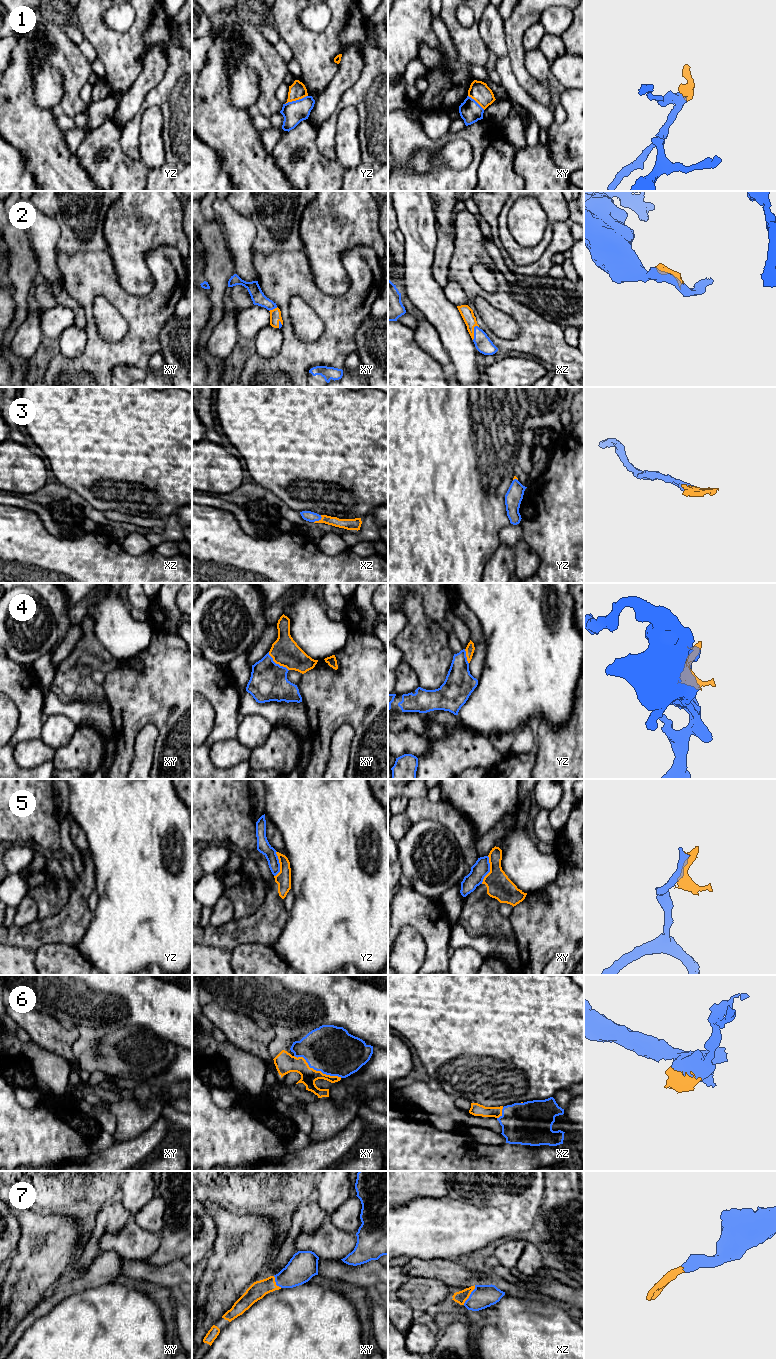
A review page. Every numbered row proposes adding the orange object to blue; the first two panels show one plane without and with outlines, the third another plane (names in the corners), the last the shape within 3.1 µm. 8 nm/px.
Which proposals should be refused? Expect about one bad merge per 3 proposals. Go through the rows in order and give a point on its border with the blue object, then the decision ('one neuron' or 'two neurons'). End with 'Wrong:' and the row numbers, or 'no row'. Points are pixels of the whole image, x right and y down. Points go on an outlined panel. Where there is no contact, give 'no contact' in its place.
1: contact yz (296, 100); two neurons
2: contact xz (474, 332); one neuron
3: contact xz (318, 520); one neuron
4: contact xy (277, 664); one neuron
5: contact xy (489, 870); two neurons
6: contact xy (317, 1070); one neuron
7: contact xz (470, 1295); one neuron
Wrong: 1, 5

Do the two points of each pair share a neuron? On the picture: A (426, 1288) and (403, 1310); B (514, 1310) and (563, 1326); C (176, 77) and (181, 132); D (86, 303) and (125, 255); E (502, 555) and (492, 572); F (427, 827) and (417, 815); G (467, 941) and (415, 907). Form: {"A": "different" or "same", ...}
{"A": "different", "B": "same", "C": "same", "D": "different", "E": "same", "F": "different", "G": "different"}

